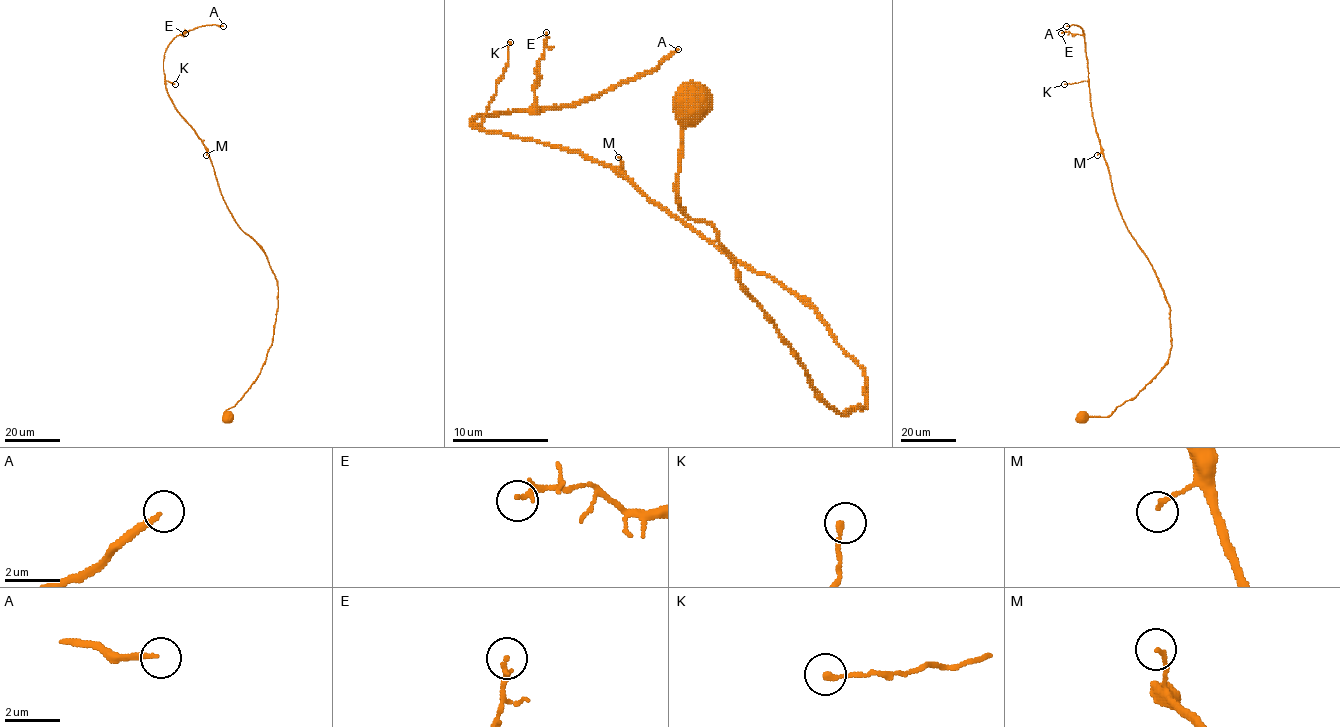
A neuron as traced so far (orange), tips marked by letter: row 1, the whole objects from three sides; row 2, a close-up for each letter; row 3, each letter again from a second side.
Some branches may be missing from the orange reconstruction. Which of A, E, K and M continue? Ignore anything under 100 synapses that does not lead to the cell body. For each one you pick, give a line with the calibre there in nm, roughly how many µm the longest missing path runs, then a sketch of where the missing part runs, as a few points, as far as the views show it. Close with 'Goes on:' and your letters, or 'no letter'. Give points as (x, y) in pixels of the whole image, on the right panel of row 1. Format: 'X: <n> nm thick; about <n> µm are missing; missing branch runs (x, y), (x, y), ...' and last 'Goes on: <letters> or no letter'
A: 170 nm thick; about 130 µm are missing
Goes on: A

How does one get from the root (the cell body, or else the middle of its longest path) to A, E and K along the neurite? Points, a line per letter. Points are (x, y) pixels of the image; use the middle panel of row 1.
A: (692, 104), (678, 205), (817, 392), (865, 406), (793, 294), (611, 167), (470, 123), (678, 49)
E: (692, 104), (678, 205), (817, 392), (865, 406), (793, 294), (611, 167), (470, 123), (532, 107), (546, 32)
K: (692, 104), (678, 205), (817, 392), (865, 406), (865, 373), (793, 294), (611, 167), (479, 128), (510, 42)

